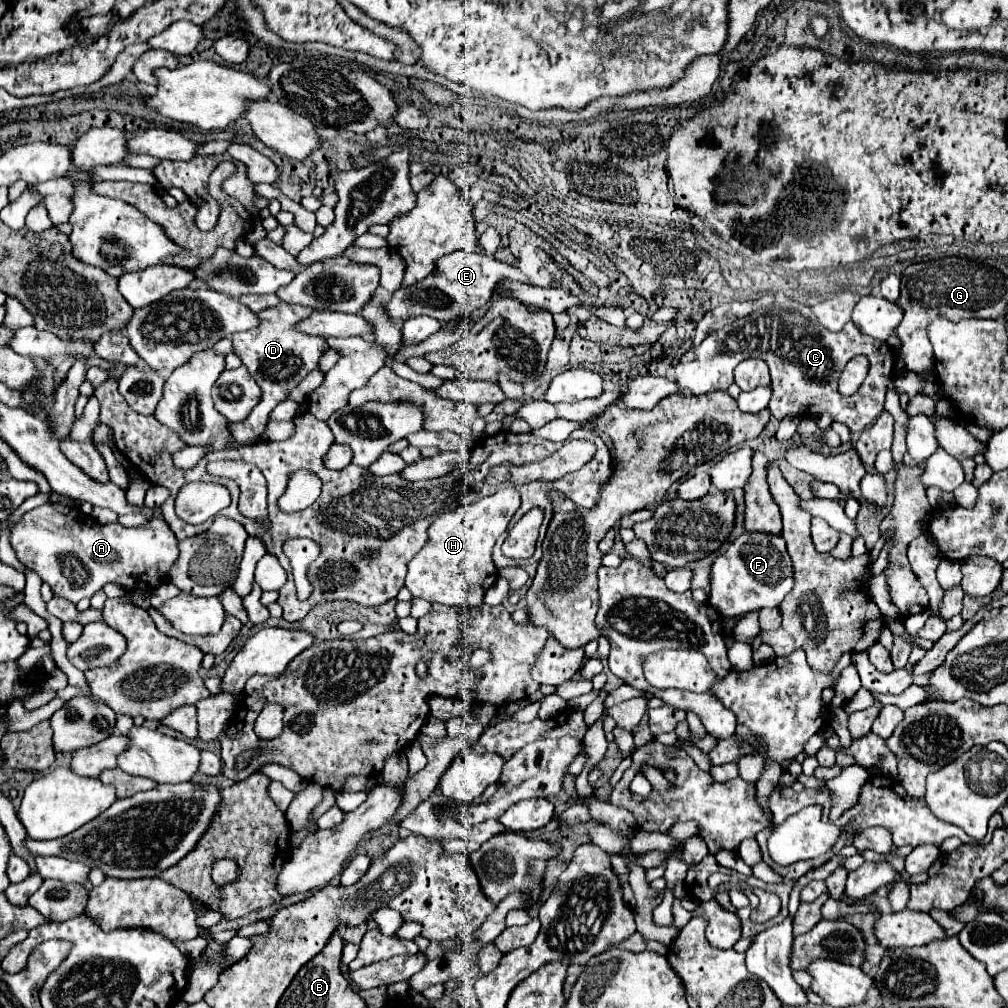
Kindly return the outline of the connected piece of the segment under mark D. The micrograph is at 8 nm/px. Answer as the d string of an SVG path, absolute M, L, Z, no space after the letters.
M279 303L279 307L269 307L259 311L259 327L253 327L251 331L235 333L231 335L233 351L243 361L243 365L249 369L251 377L259 383L261 399L249 413L249 417L241 423L231 423L231 435L239 445L253 445L263 439L263 431L267 427L267 415L271 409L287 397L287 393L313 369L319 365L319 357L323 351L329 349L327 339L319 335L303 335L303 331L297 331L295 323L299 319L307 319L311 315L311 307L299 307L289 303Z

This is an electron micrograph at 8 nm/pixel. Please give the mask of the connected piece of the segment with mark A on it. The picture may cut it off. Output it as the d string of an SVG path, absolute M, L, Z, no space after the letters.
M55 503L27 511L11 529L11 545L25 567L49 583L57 597L71 603L93 597L107 583L117 583L125 591L153 591L159 583L167 581L167 571L171 571L179 557L179 541L167 521L155 519L129 529L119 523L101 525L93 517L83 515L79 507L69 509Z

